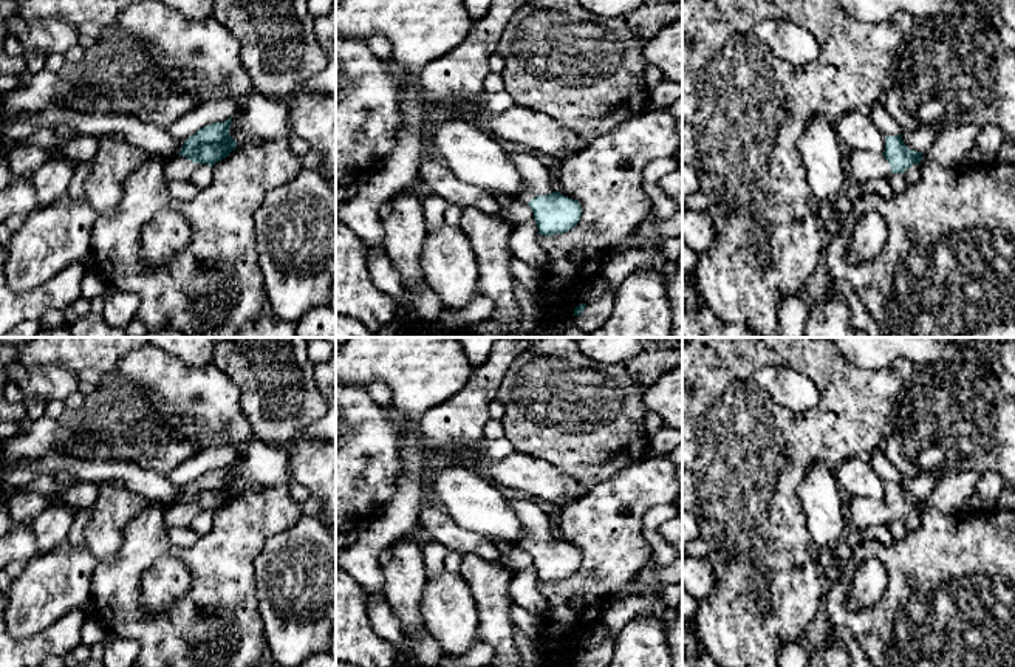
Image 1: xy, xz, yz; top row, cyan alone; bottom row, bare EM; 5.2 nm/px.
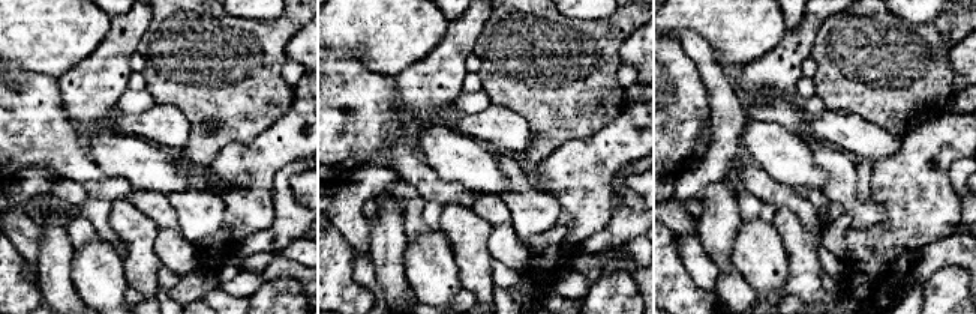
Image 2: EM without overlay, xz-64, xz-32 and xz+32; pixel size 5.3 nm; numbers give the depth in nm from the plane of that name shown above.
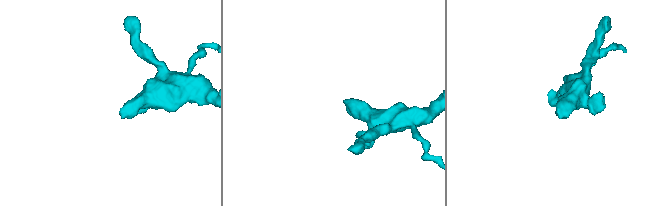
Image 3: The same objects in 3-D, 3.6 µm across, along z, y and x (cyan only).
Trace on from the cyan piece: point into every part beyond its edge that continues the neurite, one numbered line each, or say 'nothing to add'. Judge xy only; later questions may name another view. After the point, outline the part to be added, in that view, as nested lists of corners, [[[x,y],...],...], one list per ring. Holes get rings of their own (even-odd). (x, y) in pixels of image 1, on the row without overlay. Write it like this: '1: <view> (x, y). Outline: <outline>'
1: xy (178, 516). Outline: [[[183,501],[173,503],[166,509],[166,529],[170,532],[173,528],[187,528],[200,512]]]

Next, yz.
1: yz (864, 513). Outline: [[[868,498],[849,500],[848,531],[885,526],[888,522],[891,522],[891,515],[883,501],[871,501]]]

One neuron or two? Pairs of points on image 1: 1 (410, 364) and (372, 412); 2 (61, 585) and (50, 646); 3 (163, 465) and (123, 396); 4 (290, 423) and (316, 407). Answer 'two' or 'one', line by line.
1: two
2: two
3: one
4: one

